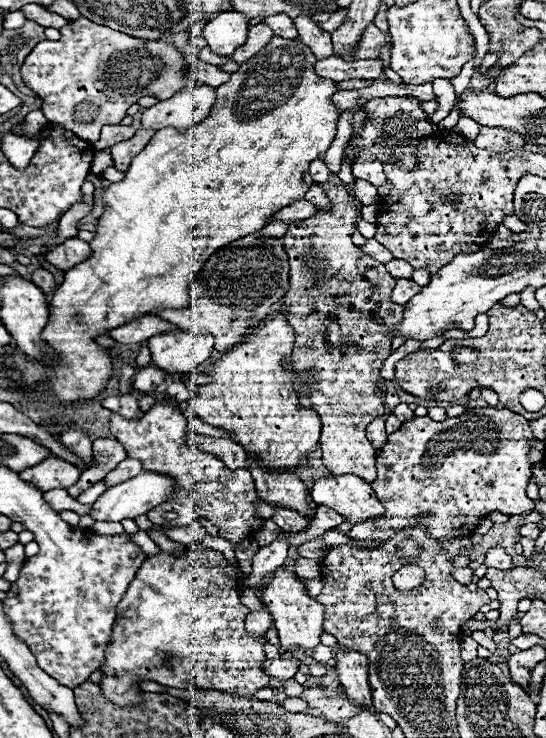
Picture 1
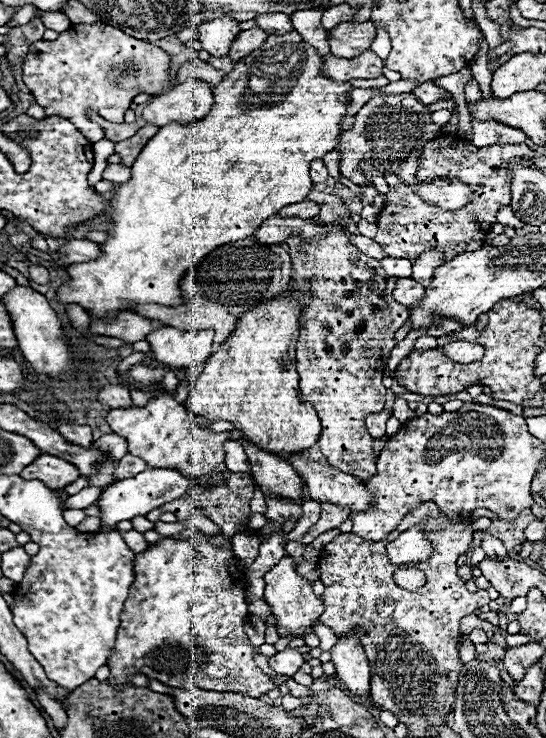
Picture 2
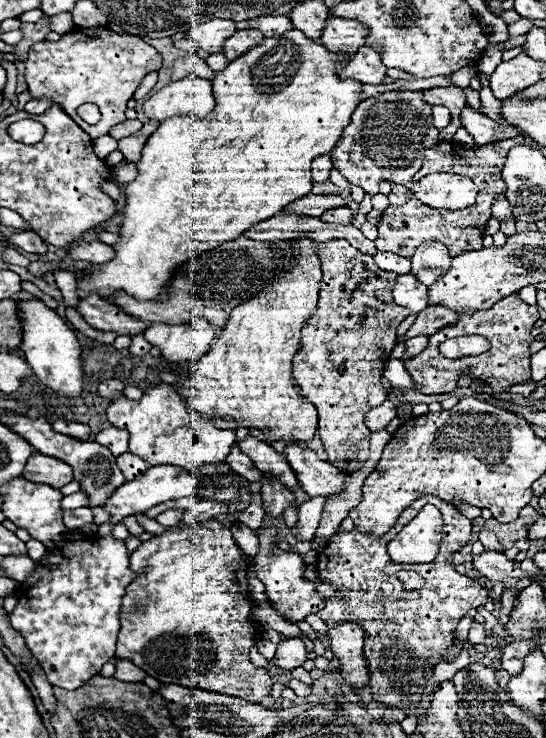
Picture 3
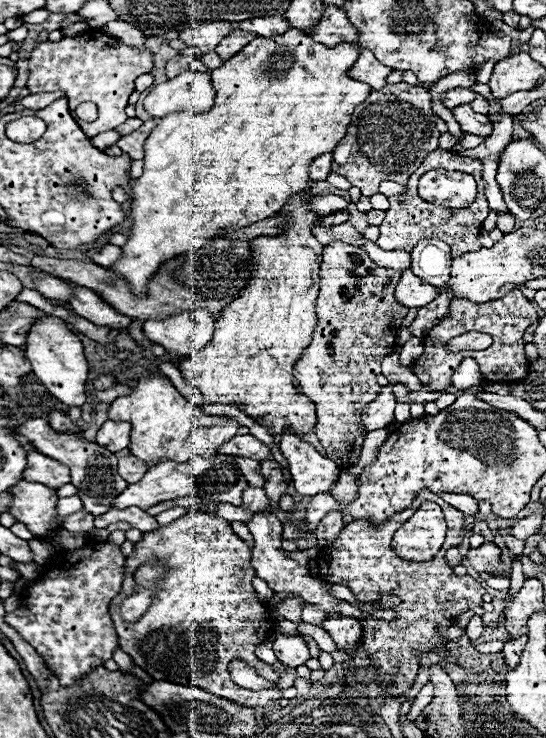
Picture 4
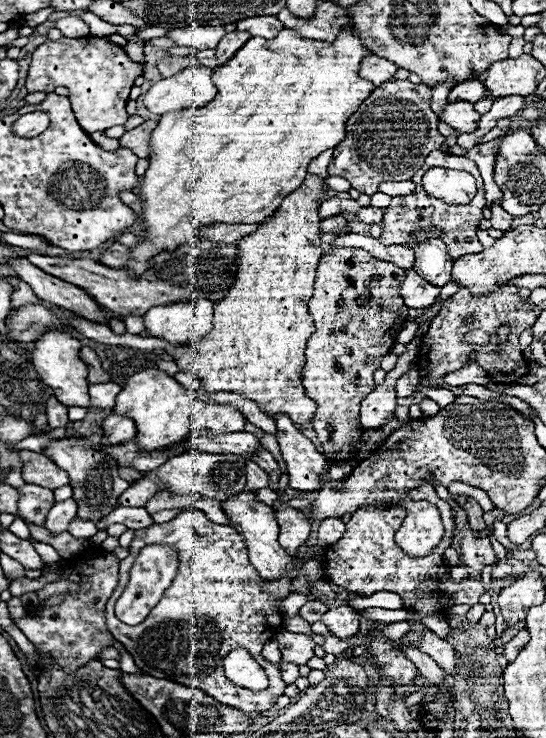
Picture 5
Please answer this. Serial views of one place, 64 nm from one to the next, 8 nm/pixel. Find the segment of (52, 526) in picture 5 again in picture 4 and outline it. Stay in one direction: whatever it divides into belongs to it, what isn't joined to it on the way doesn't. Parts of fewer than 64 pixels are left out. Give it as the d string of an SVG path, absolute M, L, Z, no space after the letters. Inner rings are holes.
M78 494L68 496L68 498L60 498L56 510L58 510L58 526L62 526L62 520L64 520L68 514L82 510L82 500L80 500Z

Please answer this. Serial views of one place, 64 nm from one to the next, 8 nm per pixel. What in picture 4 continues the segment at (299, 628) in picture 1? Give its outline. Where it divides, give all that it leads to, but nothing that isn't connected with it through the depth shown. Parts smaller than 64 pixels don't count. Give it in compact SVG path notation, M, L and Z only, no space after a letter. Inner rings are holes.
M260 512L248 522L250 534L254 536L254 550L252 550L252 568L256 576L264 580L278 600L288 598L302 598L304 606L318 606L320 610L352 610L346 600L338 600L328 594L326 582L314 580L308 574L308 552L286 552L282 550L282 522L272 512Z

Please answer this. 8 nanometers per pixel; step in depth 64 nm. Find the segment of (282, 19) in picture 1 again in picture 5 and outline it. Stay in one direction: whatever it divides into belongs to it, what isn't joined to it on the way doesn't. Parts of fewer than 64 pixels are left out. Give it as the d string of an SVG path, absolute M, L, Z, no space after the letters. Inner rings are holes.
M256 16L256 18L244 18L238 22L236 30L246 30L252 36L262 38L274 38L282 30L282 22L276 16Z

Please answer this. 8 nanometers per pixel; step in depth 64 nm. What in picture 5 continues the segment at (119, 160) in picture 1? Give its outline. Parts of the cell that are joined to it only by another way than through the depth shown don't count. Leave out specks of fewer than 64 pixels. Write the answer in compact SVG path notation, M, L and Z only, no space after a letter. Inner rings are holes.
M148 120L142 126L126 132L118 142L120 142L122 148L132 150L138 158L148 158L148 154L150 154L148 142L150 142L150 134L152 134L154 128L156 128L156 122L154 120Z

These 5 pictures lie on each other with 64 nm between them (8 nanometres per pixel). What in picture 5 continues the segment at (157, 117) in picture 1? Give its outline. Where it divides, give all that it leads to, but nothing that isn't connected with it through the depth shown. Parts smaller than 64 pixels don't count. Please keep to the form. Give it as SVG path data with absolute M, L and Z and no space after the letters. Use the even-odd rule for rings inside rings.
M188 66L186 70L156 82L144 96L144 104L152 114L166 114L186 108L204 108L216 96L212 68Z

